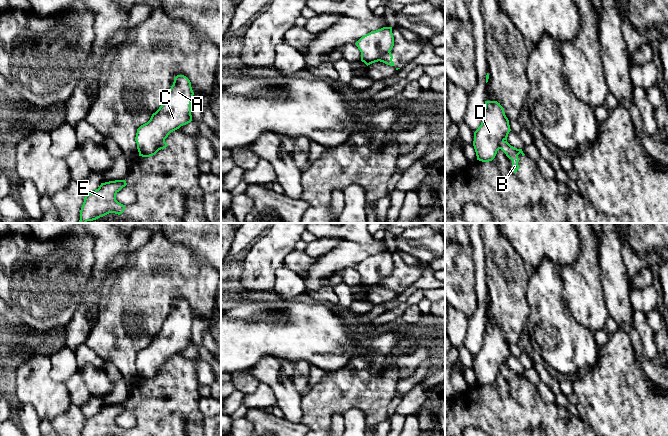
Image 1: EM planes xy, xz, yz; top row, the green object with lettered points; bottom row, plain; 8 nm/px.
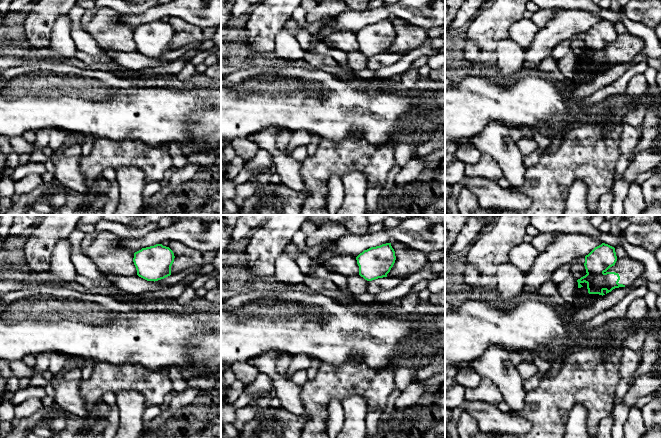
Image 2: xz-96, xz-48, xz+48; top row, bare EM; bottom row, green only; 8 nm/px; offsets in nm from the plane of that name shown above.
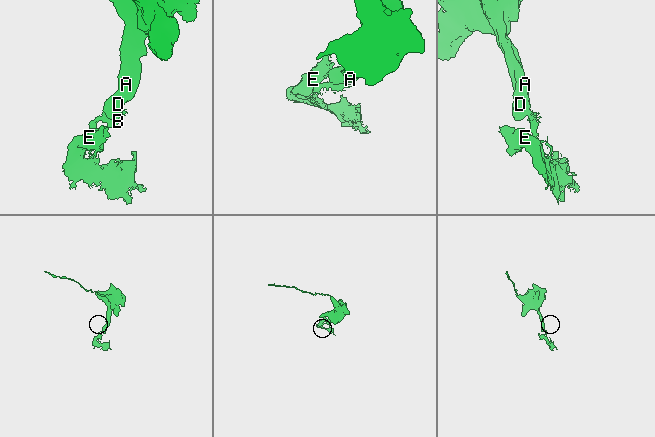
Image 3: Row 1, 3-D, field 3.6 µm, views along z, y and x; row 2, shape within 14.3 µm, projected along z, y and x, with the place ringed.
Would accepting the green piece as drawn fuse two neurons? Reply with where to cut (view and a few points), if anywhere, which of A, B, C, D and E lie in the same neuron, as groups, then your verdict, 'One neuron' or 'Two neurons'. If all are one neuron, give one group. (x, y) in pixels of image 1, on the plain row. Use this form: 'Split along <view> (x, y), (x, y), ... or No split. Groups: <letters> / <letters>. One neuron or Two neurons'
Split along xz (389, 275), (384, 277), (378, 284). Groups: A C D / B E. Two neurons

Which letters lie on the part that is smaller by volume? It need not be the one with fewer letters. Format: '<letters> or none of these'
B, E

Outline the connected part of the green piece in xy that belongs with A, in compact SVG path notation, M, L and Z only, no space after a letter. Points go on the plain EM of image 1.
M177 299L162 329L152 338L147 347L137 353L135 365L139 380L150 381L155 379L160 374L159 369L165 365L171 356L192 345L191 326L193 319L194 316L190 304L184 299Z

